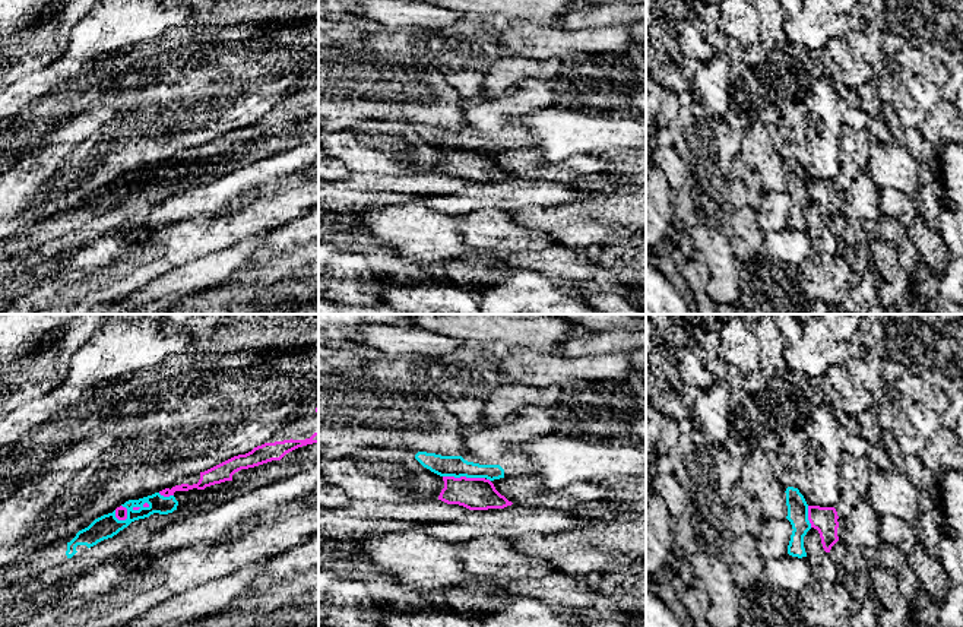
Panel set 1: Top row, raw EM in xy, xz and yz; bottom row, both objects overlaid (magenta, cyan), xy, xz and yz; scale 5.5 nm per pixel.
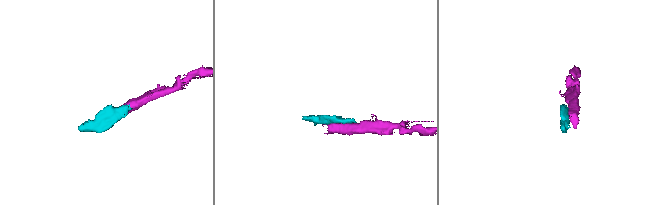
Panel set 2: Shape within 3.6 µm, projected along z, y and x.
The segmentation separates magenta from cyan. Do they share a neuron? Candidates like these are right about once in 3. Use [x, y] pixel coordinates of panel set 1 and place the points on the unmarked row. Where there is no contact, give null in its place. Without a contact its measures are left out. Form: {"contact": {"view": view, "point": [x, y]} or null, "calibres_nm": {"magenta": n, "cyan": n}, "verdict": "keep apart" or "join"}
{"contact": {"view": "xz", "point": [463, 149]}, "calibres_nm": {"magenta": 180, "cyan": 120}, "verdict": "keep apart"}

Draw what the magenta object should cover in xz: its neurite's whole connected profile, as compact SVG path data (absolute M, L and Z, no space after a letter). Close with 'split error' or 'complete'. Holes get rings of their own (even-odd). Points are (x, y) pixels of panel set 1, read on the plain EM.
M443 149L443 153L444 161L438 172L447 177L459 177L469 183L504 181L513 177L495 162L490 152Z; complete

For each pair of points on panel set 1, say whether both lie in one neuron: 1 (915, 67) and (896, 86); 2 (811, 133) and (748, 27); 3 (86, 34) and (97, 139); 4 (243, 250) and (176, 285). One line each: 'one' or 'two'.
1: two
2: two
3: two
4: one

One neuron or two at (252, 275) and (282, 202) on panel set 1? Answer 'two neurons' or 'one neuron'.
two neurons

